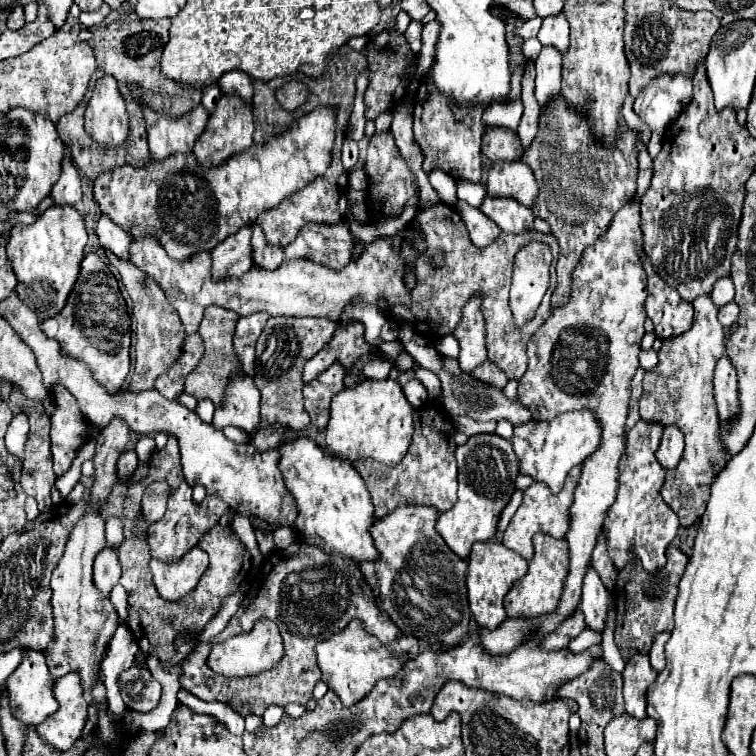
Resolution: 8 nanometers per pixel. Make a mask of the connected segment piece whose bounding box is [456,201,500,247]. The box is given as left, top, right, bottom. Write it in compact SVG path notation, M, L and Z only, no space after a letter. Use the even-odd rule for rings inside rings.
M458 201L456 209L462 215L462 219L470 231L470 239L476 247L486 247L500 235L498 225L490 223L490 219L486 219L486 215L482 215L482 211L478 211L478 207L468 205L466 201Z

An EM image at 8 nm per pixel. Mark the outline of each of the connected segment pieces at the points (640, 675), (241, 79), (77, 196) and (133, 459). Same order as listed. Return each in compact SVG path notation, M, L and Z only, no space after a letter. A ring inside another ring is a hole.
M634 655L622 673L624 677L624 701L626 713L644 719L646 717L646 689L656 679L656 671L648 663L648 655Z
M230 71L226 75L220 77L220 87L222 93L238 93L242 99L246 99L248 103L252 103L254 97L254 85L252 85L252 77L248 77L242 71Z
M66 151L64 163L62 163L62 175L58 179L58 183L54 185L50 197L54 199L54 203L70 203L76 205L82 201L82 185L80 185L80 173L76 169L76 165L72 163L70 151Z
M128 451L128 453L124 453L120 459L118 459L118 477L122 479L122 477L128 477L130 473L134 473L136 467L138 465L138 457L136 457L136 451Z

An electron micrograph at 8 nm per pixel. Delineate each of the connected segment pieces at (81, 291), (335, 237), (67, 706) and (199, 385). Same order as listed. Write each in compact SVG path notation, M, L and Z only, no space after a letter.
M88 253L82 261L80 277L68 295L64 309L52 319L42 321L42 331L60 343L64 355L82 359L94 379L106 387L106 391L118 393L130 371L130 315L126 311L126 301L120 293L116 277L110 273L108 263L96 253Z
M346 219L336 225L308 223L294 243L282 249L282 259L310 259L338 271L350 263L352 241Z
M72 671L66 677L56 679L54 697L60 703L58 711L36 729L46 743L66 751L76 743L76 739L82 737L82 727L86 725L88 701L84 697L80 675Z
M208 307L204 311L204 319L200 323L200 329L198 333L202 335L204 339L204 357L200 359L198 367L186 377L186 393L196 397L198 401L200 399L212 399L216 405L220 405L222 401L222 395L224 395L224 387L226 387L226 379L236 371L240 369L240 361L234 353L234 347L232 347L232 337L234 337L234 331L236 331L236 321L238 321L238 315L230 309L222 309L222 307Z

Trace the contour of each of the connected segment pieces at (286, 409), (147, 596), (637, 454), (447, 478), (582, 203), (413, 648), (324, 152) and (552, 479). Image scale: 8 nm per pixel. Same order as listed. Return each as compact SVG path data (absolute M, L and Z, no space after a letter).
M270 317L256 343L254 383L262 393L260 399L260 425L258 429L280 423L292 425L292 429L310 427L310 415L304 409L302 397L302 367L306 357L316 355L332 337L336 323L316 317Z
M216 525L212 527L198 543L208 555L210 555L210 567L202 575L198 587L184 599L176 603L168 603L158 597L156 587L152 583L152 575L148 571L148 561L150 561L150 549L144 539L124 539L124 543L118 549L118 559L122 565L122 577L120 585L128 591L128 603L130 603L130 629L136 635L136 641L140 649L146 651L156 651L160 659L170 661L176 655L174 641L180 635L198 635L204 625L216 617L218 609L222 607L222 601L230 595L234 595L240 585L244 583L252 559L250 553L244 549L242 541L230 527Z
M640 419L630 429L630 433L627 433L626 457L622 455L618 467L618 495L604 517L608 553L616 569L622 569L626 565L626 561L630 559L630 551L634 551L636 557L642 561L644 571L654 573L662 569L666 565L666 547L672 543L680 527L678 515L670 507L666 507L666 501L660 495L666 477L666 469L656 461L662 431L662 423Z
M428 401L422 407L414 409L414 437L406 457L396 467L386 467L374 459L354 463L372 495L376 519L386 517L390 511L402 505L430 505L438 511L448 511L456 503L458 467L454 459L454 433L454 421L446 415L444 407L436 401Z
M560 97L542 109L538 135L524 151L522 161L530 165L540 187L538 199L530 209L550 225L560 243L560 259L556 267L558 287L552 295L552 307L558 309L566 305L566 299L570 299L572 271L578 265L582 251L608 229L614 213L634 199L638 177L636 137L624 119L620 119L616 149L610 151L602 147L594 139L586 119L580 113L574 113Z
M358 619L350 621L342 631L336 631L332 637L316 645L318 667L322 671L322 681L332 689L340 701L350 707L356 701L364 699L380 679L388 679L398 673L408 659L419 654L418 639L412 635L401 635L394 643L382 643L370 635Z
M316 107L312 113L302 115L302 119L298 119L298 123L294 123L290 129L282 131L282 135L272 135L266 143L252 145L218 167L202 167L192 153L178 153L164 161L150 161L144 167L120 165L98 175L94 181L94 199L102 215L108 215L132 237L138 239L144 235L144 231L148 231L150 235L158 237L170 257L188 259L204 249L212 251L220 241L236 233L240 227L252 225L262 211L278 207L278 203L290 197L290 193L300 191L312 179L324 175L332 161L336 125L334 107Z
M590 409L562 413L562 415L554 417L552 421L530 421L530 423L514 427L514 435L512 435L512 445L514 445L514 451L520 459L520 473L530 475L534 481L544 481L552 489L554 495L558 491L562 491L568 471L574 465L582 465L598 449L600 443L602 443L602 427L600 427L594 411L590 411Z

